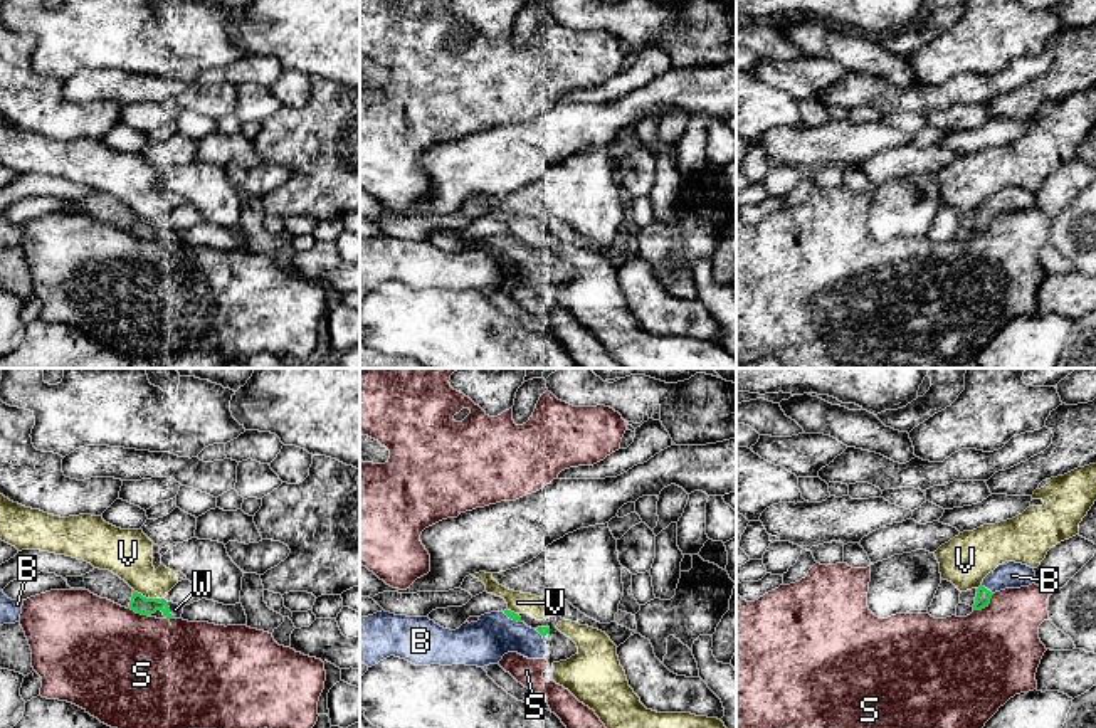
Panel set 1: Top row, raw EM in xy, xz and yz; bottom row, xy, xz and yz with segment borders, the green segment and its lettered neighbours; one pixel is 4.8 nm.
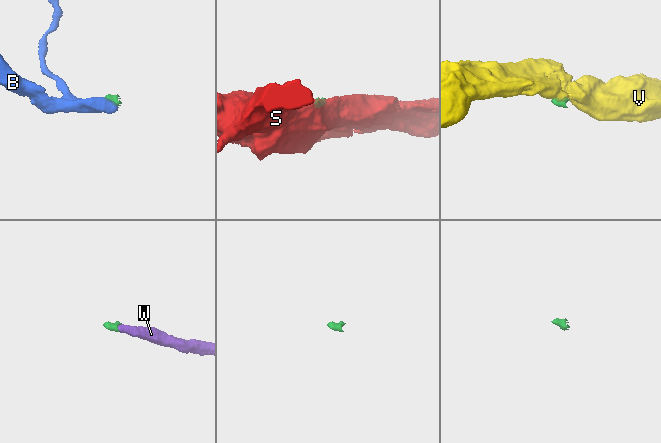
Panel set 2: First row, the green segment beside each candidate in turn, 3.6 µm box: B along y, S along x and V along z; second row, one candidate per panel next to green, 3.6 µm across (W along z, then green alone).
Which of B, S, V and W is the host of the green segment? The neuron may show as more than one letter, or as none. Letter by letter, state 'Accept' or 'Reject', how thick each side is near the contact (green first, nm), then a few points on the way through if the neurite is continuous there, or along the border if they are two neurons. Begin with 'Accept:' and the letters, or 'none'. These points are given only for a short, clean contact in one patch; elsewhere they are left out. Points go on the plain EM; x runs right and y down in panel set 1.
Accept: B, W
B: Accept. Thickness 70 nm (green) against 130 nm. Path across: yz (984, 219), (985, 212), (995, 204), (1012, 199)
S: Reject. Thickness 70 nm (green) against 440 nm
V: Reject. Thickness 90 nm (green) against 240 nm
W: Accept. Thickness 90 nm (green) against 60 nm

